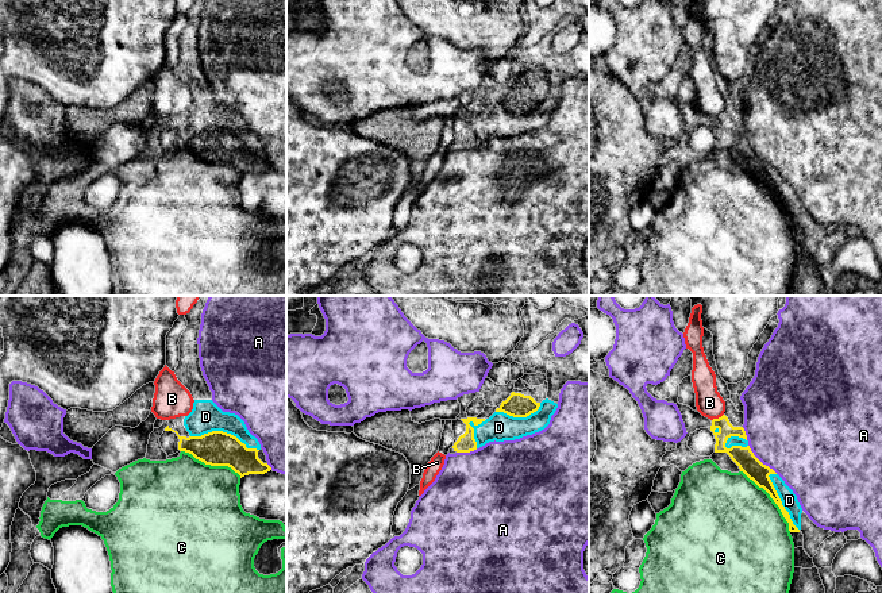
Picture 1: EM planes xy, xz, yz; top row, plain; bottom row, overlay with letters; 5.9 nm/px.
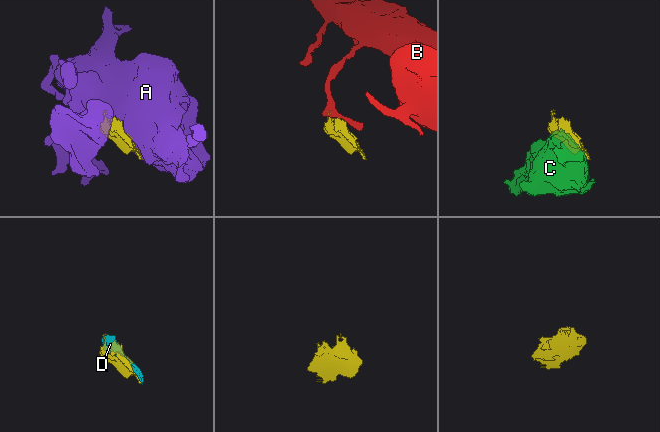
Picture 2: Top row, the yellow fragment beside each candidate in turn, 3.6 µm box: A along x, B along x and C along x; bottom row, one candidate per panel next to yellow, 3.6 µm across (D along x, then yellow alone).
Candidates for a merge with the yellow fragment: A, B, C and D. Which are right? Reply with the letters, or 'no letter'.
D

